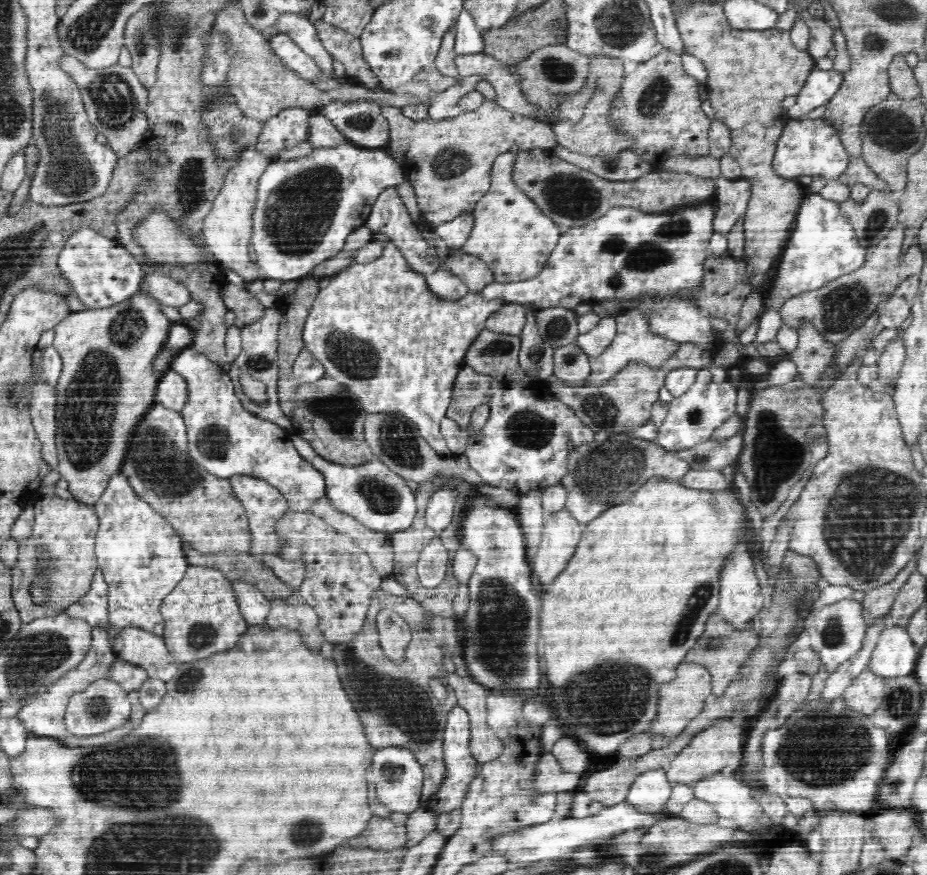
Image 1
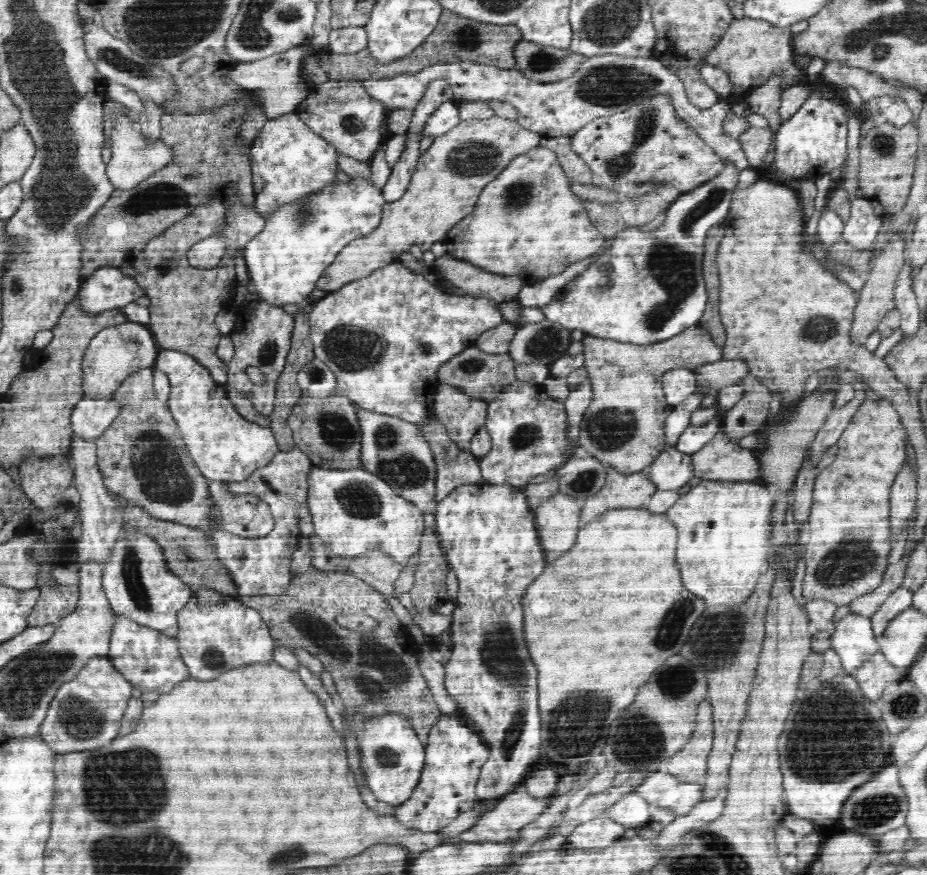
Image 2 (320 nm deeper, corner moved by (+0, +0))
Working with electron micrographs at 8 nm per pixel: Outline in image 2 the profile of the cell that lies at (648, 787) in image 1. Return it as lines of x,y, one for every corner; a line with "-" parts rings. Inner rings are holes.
632,792
623,795
623,797
607,808
605,814
612,821
628,829
632,826
640,826
644,822
650,822
649,816
650,804
648,804
641,794

